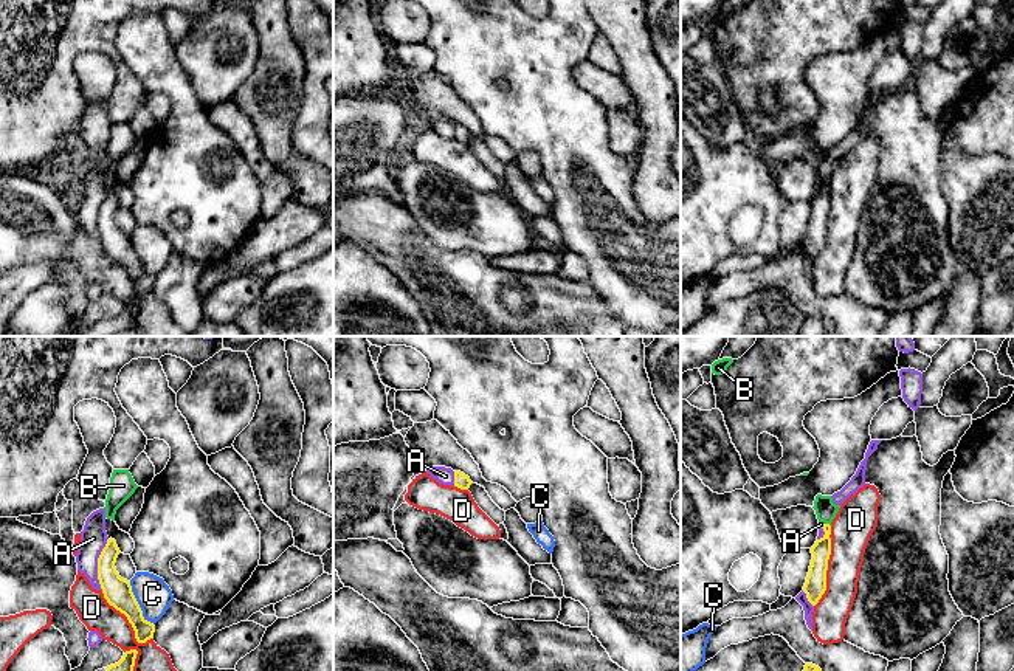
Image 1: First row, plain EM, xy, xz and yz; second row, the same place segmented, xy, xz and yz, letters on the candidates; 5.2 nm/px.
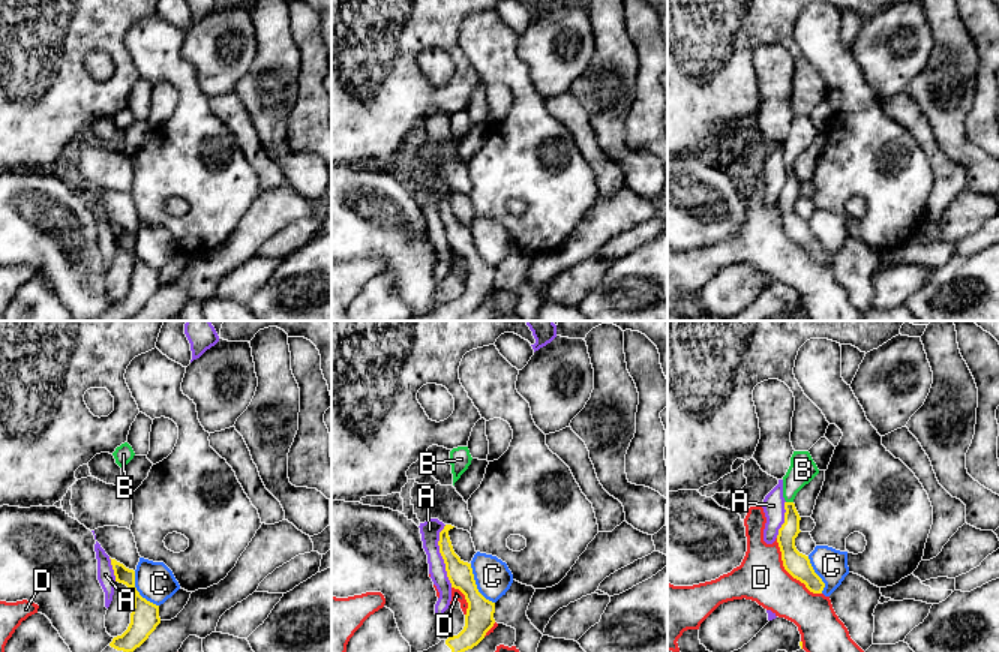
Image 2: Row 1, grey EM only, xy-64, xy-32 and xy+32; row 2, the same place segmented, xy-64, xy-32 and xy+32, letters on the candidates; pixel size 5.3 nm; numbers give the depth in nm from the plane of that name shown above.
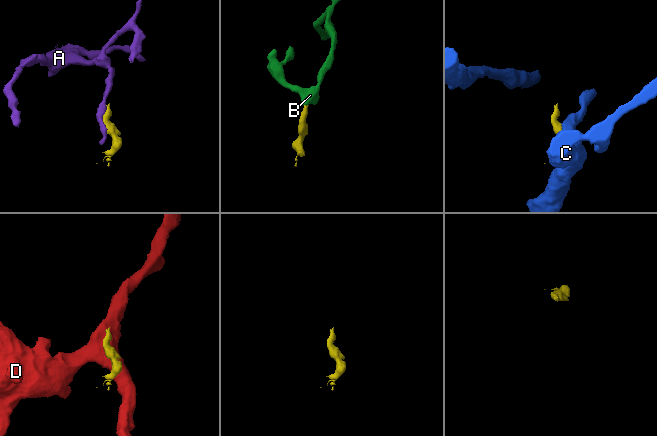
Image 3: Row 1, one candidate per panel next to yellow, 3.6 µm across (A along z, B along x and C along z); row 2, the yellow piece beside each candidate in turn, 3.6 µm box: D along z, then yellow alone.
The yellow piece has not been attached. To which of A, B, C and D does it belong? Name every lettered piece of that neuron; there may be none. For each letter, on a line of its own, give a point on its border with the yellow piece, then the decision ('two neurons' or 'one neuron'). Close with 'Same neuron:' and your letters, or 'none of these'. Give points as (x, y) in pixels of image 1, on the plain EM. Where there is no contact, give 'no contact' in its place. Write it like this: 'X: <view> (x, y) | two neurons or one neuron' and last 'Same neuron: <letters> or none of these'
A: xy (98, 217) | two neurons
B: yz (828, 177) | one neuron
C: xy (138, 258) | two neurons
D: yz (827, 219) | two neurons
Same neuron: B

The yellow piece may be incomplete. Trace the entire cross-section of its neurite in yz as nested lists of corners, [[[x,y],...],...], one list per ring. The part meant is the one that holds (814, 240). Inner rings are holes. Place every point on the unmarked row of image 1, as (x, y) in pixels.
[[[817,147],[812,161],[816,163],[819,175],[823,177],[822,181],[825,188],[811,200],[812,212],[803,245],[806,246],[808,254],[816,259],[826,243],[826,223],[831,208],[831,175],[840,158],[836,158],[831,149]]]

